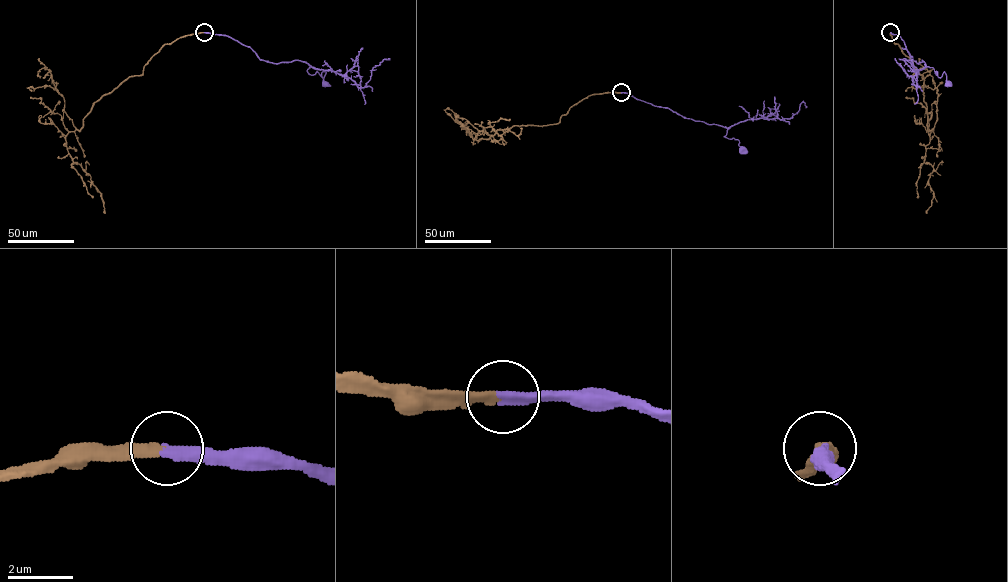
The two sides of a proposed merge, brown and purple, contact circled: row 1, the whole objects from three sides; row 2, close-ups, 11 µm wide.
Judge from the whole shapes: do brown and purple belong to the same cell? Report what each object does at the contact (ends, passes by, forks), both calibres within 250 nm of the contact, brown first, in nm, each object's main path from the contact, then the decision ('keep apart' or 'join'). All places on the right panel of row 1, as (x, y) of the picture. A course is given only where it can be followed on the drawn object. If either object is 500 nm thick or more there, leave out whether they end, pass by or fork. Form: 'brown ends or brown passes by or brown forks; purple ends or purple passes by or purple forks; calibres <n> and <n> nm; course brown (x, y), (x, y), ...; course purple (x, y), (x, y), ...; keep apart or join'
brown ends; purple ends; calibres 240 and 320 nm; course brown (891, 32), (923, 77), (927, 129), (933, 130), (924, 161), (933, 169), (928, 183), (933, 198), (926, 213); course purple (891, 32), (904, 41), (912, 59), (917, 63), (922, 60), (939, 77), (944, 71), (948, 82); join

